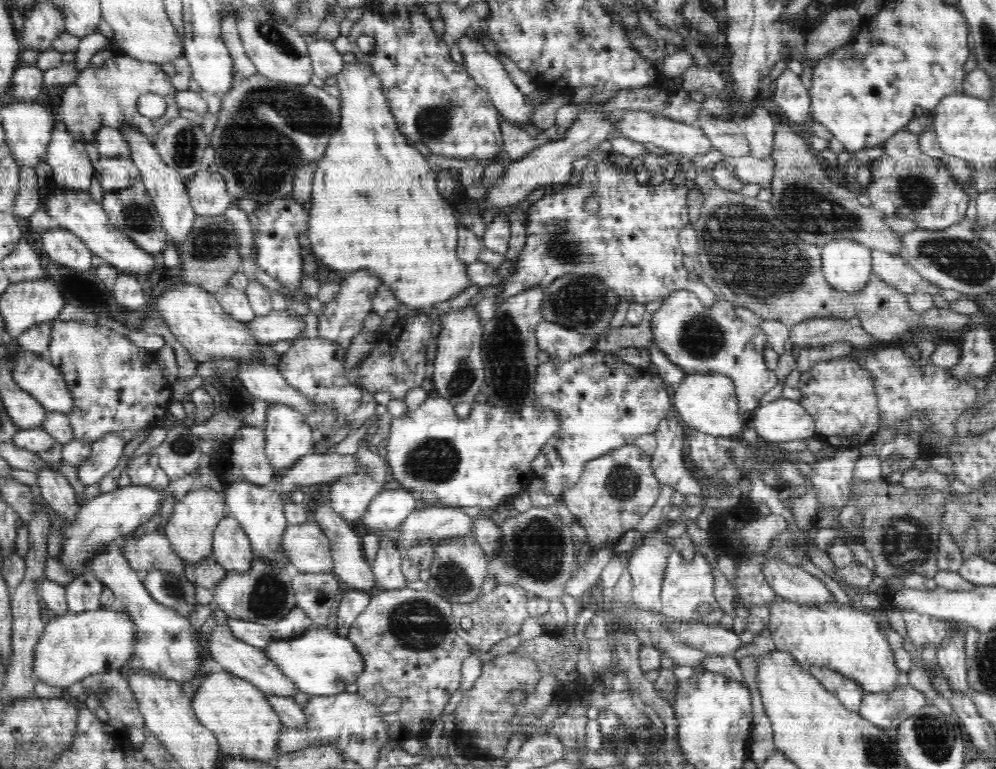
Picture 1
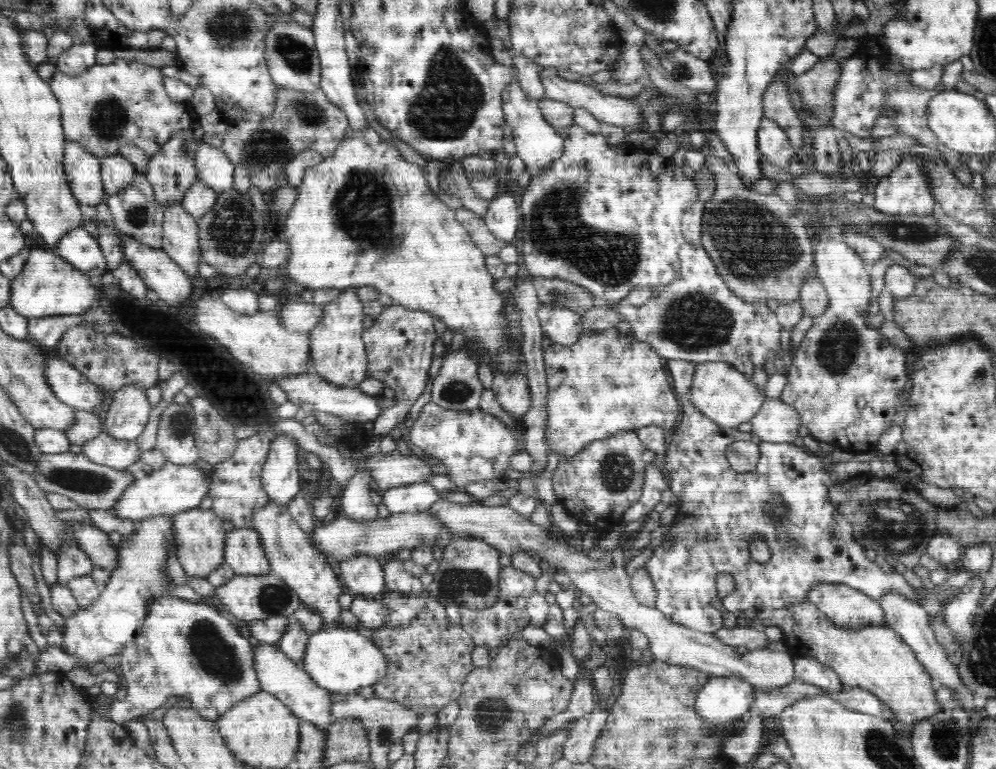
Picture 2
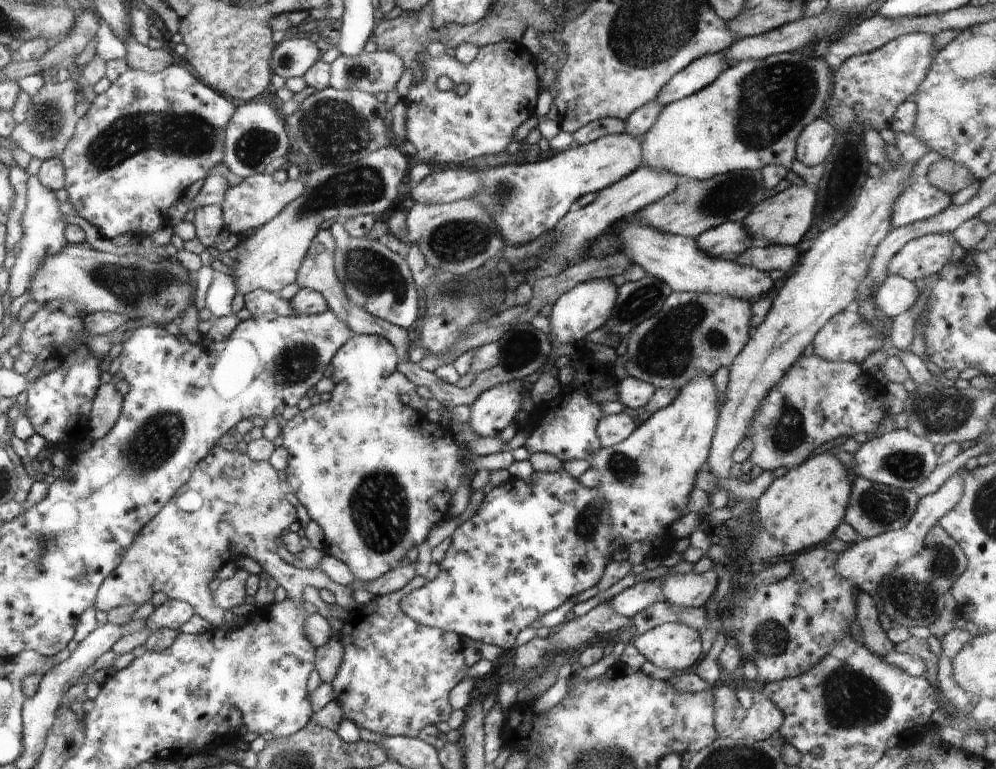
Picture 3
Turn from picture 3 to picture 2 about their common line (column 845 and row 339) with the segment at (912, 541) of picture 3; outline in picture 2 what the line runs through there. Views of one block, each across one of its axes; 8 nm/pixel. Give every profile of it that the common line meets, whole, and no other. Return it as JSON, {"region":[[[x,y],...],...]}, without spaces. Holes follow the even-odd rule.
{"region":[[[540,304],[538,319],[547,342],[568,346],[574,344],[584,332],[582,317],[562,306]]]}

